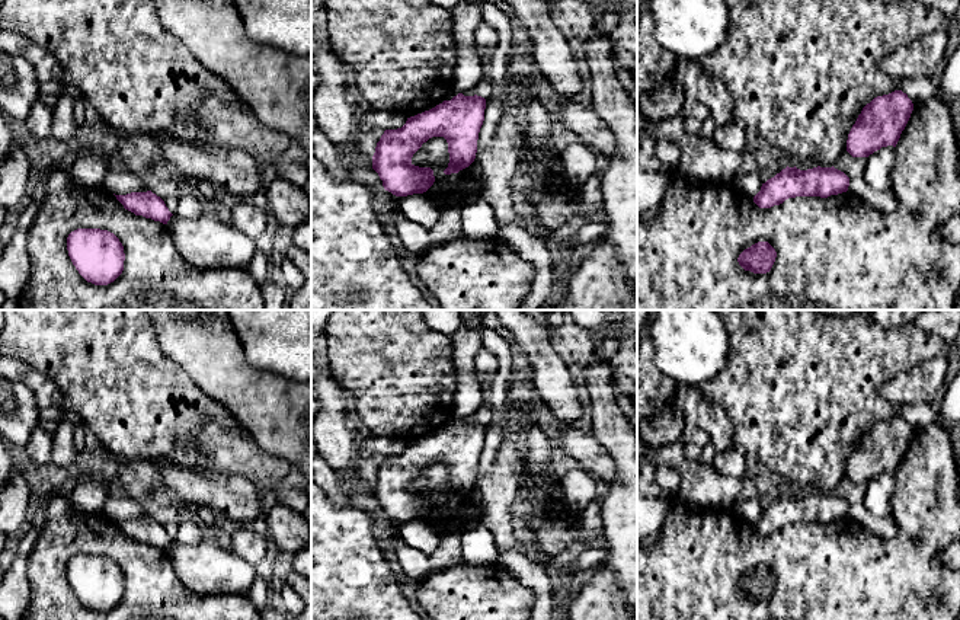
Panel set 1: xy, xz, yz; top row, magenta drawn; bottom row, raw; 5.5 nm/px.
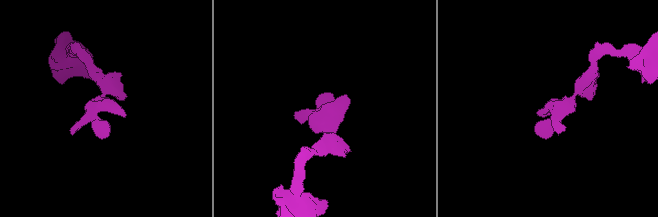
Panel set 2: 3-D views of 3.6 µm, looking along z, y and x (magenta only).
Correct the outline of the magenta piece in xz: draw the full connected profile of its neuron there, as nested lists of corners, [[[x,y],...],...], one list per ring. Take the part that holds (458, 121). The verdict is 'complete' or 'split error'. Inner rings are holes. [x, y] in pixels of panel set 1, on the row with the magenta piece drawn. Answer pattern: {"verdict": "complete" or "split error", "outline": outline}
{"verdict": "complete", "outline": [[[458,93],[451,100],[407,118],[401,128],[385,130],[372,156],[372,169],[384,189],[396,196],[407,196],[423,194],[433,185],[433,170],[412,163],[413,154],[432,137],[444,137],[448,143],[445,175],[468,167],[476,159],[484,109],[484,98]]]}

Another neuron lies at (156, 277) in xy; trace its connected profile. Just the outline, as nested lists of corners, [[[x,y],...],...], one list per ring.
[[[49,164],[35,196],[39,210],[28,239],[31,275],[20,294],[20,310],[263,310],[260,285],[247,269],[198,269],[177,252],[167,224],[135,215],[103,186],[76,183],[70,172]],[[77,228],[113,233],[124,246],[122,274],[108,285],[87,282],[73,265],[67,237]]]

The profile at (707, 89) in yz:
[[[679,57],[673,79],[682,84],[685,96],[692,96],[708,108],[716,127],[736,121],[736,106],[729,90],[695,60]]]

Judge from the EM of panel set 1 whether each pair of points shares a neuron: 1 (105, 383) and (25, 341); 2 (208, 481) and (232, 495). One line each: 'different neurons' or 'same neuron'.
1: same neuron
2: same neuron

